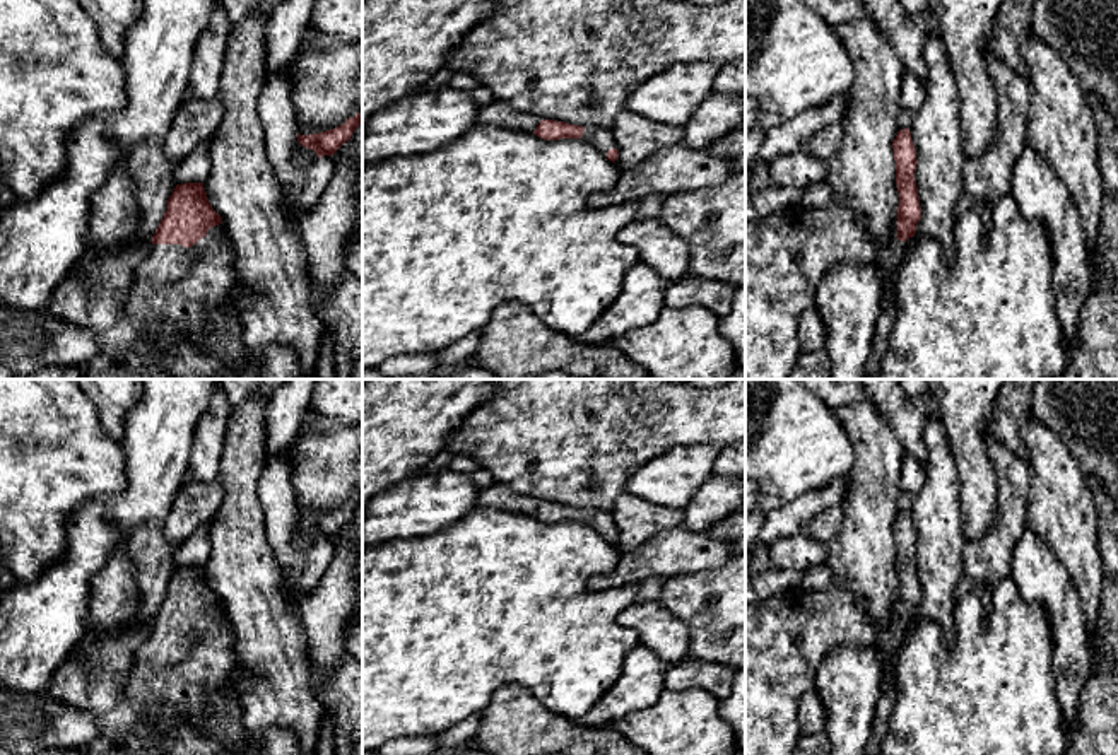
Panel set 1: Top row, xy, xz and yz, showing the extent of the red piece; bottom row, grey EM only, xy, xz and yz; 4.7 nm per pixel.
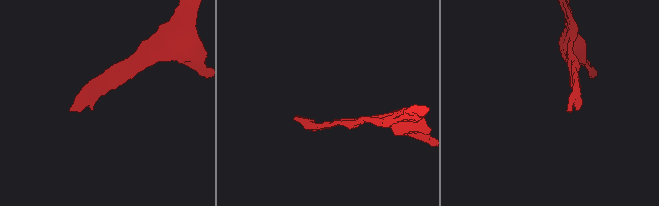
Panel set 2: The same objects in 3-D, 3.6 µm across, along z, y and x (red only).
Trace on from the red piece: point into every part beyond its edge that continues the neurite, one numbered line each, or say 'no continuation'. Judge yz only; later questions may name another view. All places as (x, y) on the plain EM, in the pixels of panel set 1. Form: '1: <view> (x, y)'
1: yz (888, 641)

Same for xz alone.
1: xz (602, 523)

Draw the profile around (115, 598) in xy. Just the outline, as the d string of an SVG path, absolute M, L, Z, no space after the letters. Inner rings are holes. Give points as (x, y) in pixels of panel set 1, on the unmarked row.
M127 541L91 579L91 615L85 634L109 634L137 617L140 593L125 547Z

